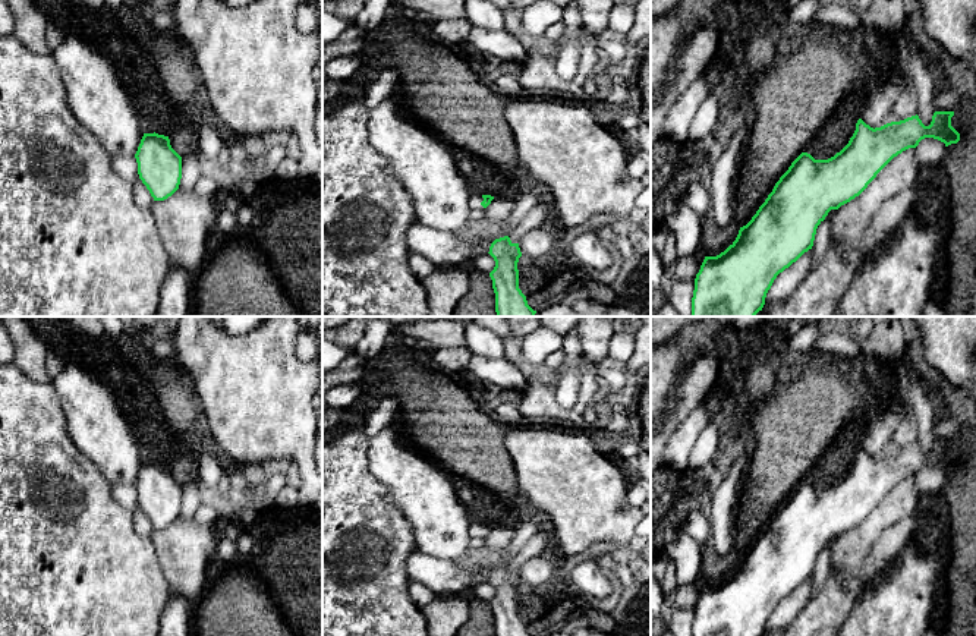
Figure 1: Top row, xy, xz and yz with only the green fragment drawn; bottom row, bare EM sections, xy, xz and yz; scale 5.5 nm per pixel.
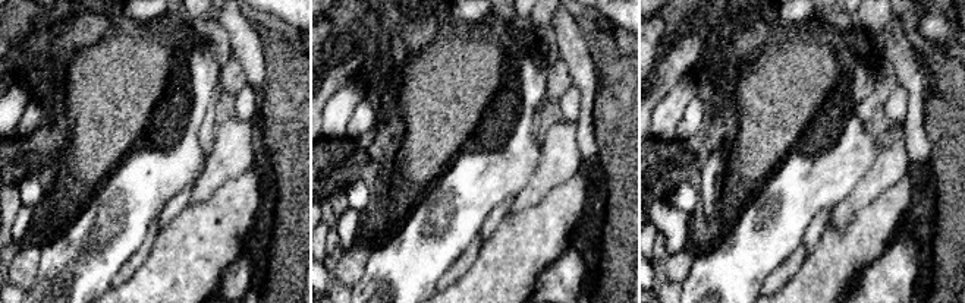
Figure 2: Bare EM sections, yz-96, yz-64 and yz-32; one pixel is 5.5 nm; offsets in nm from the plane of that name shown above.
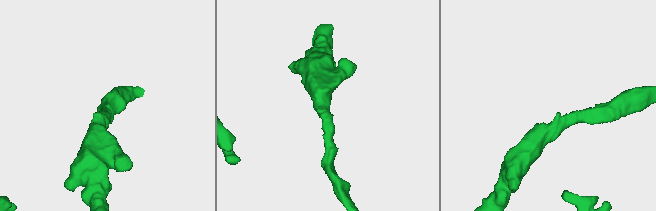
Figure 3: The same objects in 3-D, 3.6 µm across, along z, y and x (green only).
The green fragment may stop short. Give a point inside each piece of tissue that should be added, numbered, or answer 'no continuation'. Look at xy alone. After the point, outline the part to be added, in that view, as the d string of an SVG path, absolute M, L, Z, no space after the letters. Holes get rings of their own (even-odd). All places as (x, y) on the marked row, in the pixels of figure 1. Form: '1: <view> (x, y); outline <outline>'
no continuation

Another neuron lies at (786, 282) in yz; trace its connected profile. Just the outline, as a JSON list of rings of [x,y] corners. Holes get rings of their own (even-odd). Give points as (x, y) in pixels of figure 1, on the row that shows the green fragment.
[[[812,249],[805,252],[796,262],[777,276],[771,289],[766,293],[765,305],[785,300],[810,270]]]

